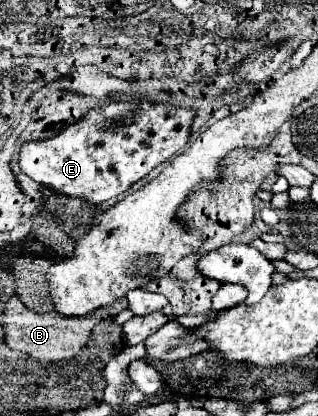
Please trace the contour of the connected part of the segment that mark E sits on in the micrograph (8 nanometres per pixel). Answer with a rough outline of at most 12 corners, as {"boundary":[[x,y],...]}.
{"boundary":[[146,98],[92,108],[18,166],[102,206],[176,156],[196,112]]}

